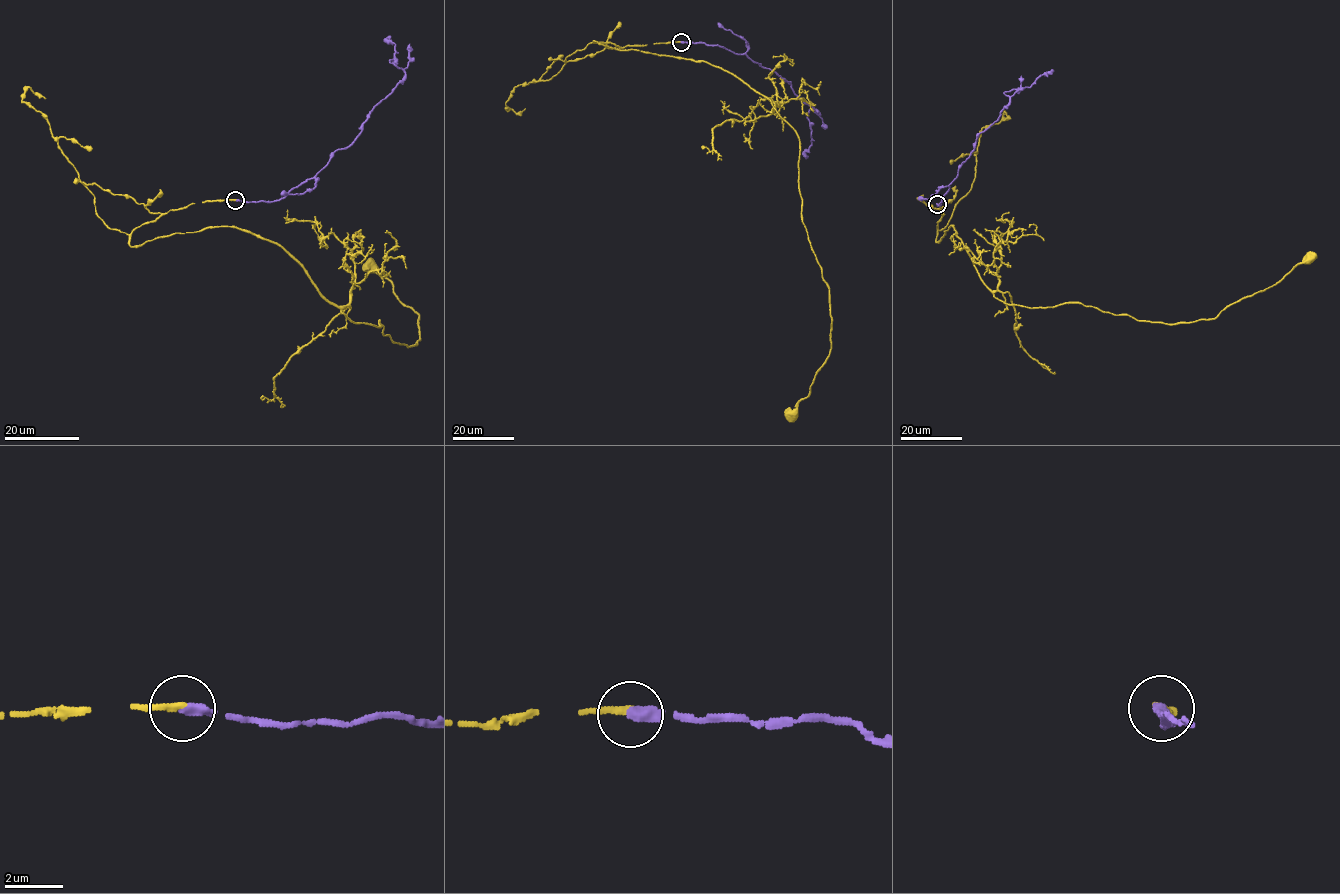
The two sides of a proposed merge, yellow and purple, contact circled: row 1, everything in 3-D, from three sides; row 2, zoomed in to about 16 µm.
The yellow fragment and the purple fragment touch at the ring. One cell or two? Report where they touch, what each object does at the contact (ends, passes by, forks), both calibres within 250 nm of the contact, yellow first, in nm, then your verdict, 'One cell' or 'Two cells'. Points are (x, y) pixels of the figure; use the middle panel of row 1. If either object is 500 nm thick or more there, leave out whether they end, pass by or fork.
Place: (681, 42). At the ring yellow ends. At the ring purple ends. Thickness 240 nm (yellow) against 420 nm. One cell

